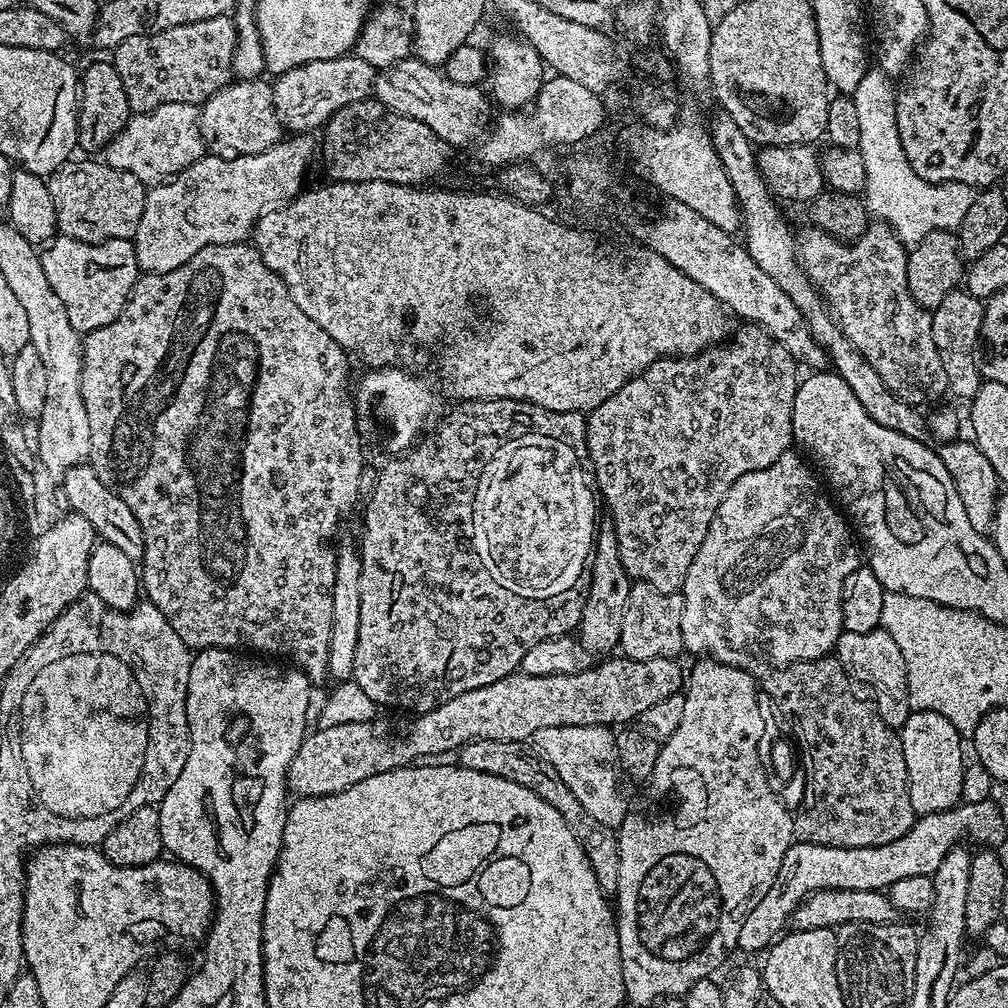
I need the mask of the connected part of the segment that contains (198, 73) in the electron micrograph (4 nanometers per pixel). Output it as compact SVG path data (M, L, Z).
M227 15L126 38L126 42L122 42L111 53L110 62L118 70L118 78L122 78L122 86L126 90L126 98L133 113L149 112L158 106L166 106L166 102L203 105L204 101L218 94L218 90L222 90L233 79L235 49L236 22L231 15Z

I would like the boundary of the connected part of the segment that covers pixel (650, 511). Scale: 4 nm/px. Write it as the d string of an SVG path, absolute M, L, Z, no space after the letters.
M748 322L742 327L745 328L740 328L737 332L735 329L734 338L710 347L705 352L699 352L696 356L655 360L646 370L642 370L631 380L626 381L622 390L610 394L610 398L606 398L606 402L602 402L602 406L598 406L586 416L588 422L586 456L587 459L592 459L592 468L596 471L595 487L598 492L598 487L600 487L599 495L602 500L602 495L604 495L604 500L608 503L608 512L612 515L609 516L610 523L616 527L622 566L628 571L628 575L632 577L633 581L649 584L660 592L680 592L683 589L684 579L690 570L690 562L694 562L694 554L698 554L698 550L710 530L710 522L714 518L718 506L722 506L722 498L726 498L730 486L734 486L734 482L738 482L738 478L742 478L742 474L762 470L766 466L778 462L778 458L782 458L782 454L789 451L794 444L792 419L794 418L794 394L798 383L798 375L796 376L798 361L790 354L790 350L786 350L786 346L782 346L782 342L775 340L760 325Z

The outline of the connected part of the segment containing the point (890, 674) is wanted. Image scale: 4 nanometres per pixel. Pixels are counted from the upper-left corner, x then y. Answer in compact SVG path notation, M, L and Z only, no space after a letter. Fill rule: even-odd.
M878 627L866 634L841 632L834 649L834 655L857 681L869 684L882 695L874 700L874 707L886 726L900 730L906 722L910 705L908 703L908 679L906 678L906 662L902 658L902 650L898 650L898 642L890 638L885 628Z

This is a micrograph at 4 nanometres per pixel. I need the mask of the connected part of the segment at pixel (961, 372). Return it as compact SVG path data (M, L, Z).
M957 290L946 294L946 298L942 298L942 302L938 302L938 306L931 309L931 314L934 346L938 346L938 354L942 358L942 370L946 370L948 392L966 398L974 397L982 383L976 358L981 347L980 331L984 304L966 290Z

